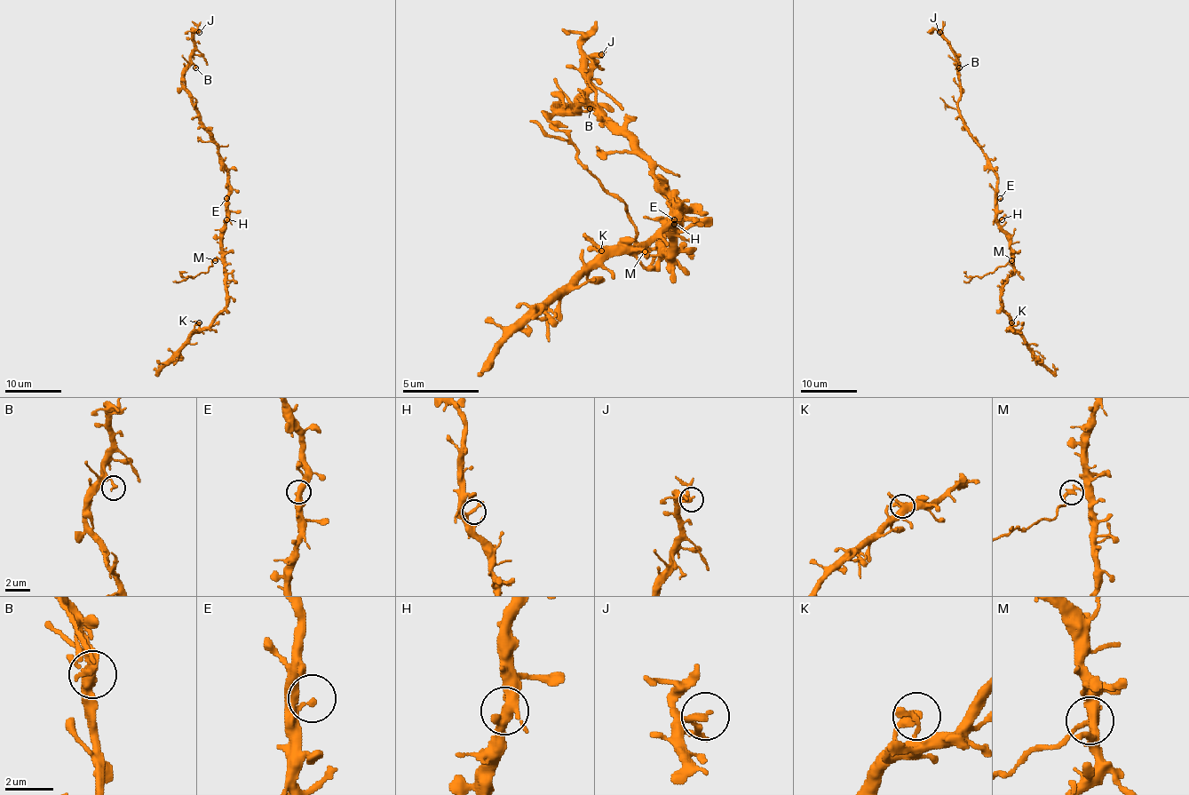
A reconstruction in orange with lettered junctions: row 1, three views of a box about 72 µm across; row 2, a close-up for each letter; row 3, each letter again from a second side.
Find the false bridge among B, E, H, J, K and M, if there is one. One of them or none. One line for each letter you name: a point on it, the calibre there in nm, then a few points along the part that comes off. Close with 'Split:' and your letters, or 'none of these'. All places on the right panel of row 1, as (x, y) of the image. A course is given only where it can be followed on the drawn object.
M: Place: (1011, 260). Thickness 220 nm. Course of the part to remove: (1011, 260), (993, 272), (963, 282)
Split: M

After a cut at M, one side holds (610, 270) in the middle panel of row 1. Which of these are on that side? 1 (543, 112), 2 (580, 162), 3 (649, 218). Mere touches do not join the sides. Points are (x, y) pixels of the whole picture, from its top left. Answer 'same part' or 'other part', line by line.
1: same part
2: other part
3: same part

